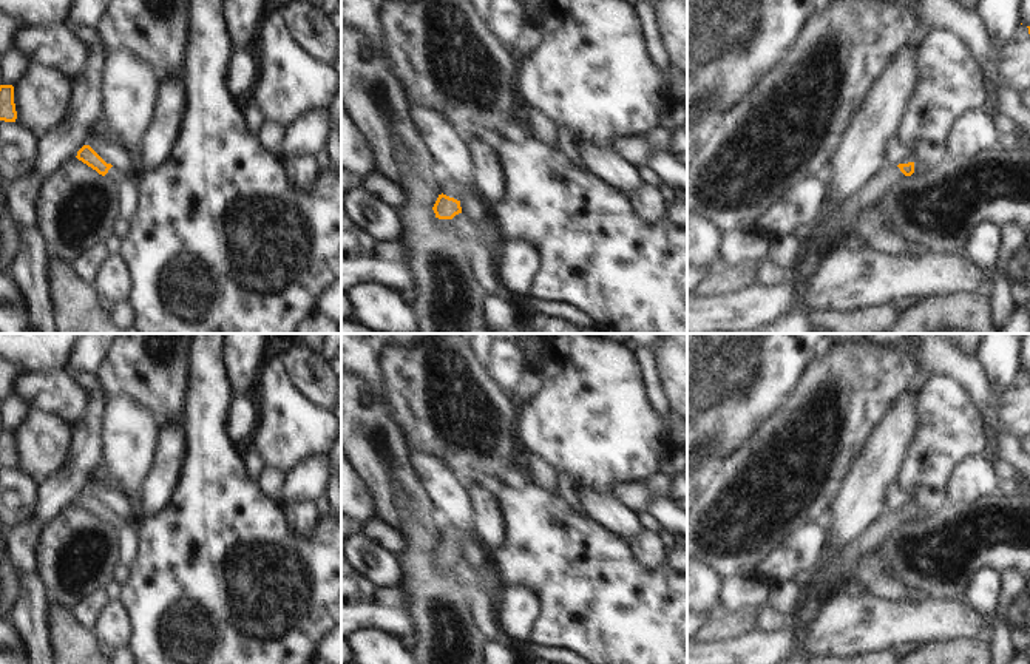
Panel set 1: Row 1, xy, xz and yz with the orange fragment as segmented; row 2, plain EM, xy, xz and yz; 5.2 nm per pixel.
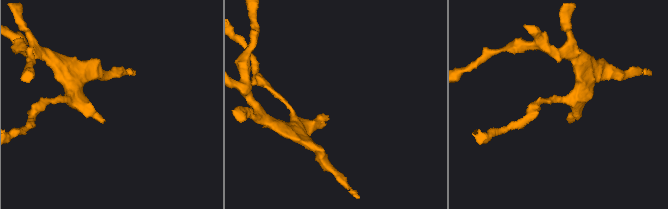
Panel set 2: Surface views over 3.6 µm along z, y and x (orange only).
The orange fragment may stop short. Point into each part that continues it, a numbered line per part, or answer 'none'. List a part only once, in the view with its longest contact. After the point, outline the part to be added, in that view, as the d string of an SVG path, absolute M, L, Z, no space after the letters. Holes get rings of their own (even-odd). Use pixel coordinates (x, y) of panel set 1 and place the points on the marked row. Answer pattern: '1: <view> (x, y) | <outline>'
1: xz (448, 187) | M442 179L442 193L449 196L449 198L460 201L469 191L460 185L457 185L454 181Z

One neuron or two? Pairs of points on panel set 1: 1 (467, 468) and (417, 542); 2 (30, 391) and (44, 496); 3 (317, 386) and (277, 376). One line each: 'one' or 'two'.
1: two
2: two
3: two

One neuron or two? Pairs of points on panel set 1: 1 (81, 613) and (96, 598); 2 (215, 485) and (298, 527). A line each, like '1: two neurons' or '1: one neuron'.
1: one neuron
2: two neurons

